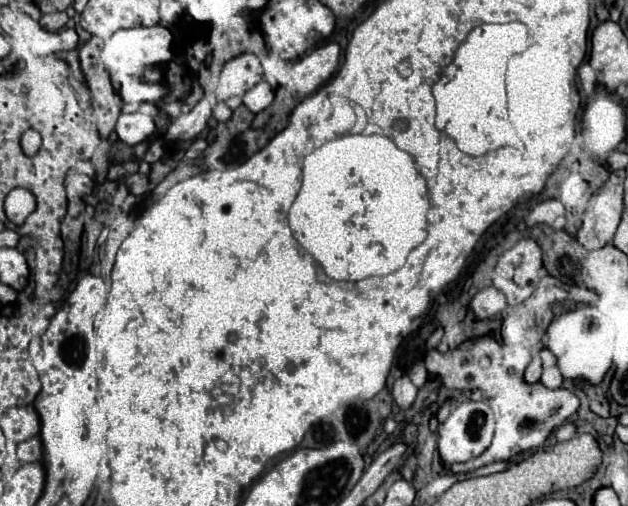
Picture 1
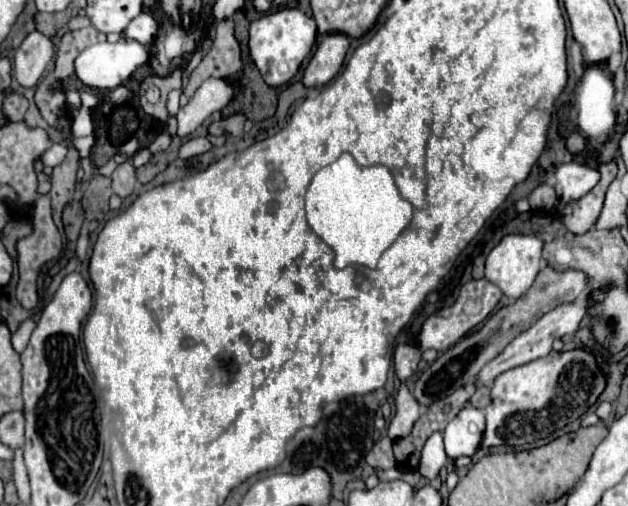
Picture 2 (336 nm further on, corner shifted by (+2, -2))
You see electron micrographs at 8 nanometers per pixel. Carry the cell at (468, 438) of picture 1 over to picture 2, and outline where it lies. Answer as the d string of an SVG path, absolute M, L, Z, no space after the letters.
M465 406L443 430L445 452L451 460L473 456L479 448L485 430L485 414L475 406Z

